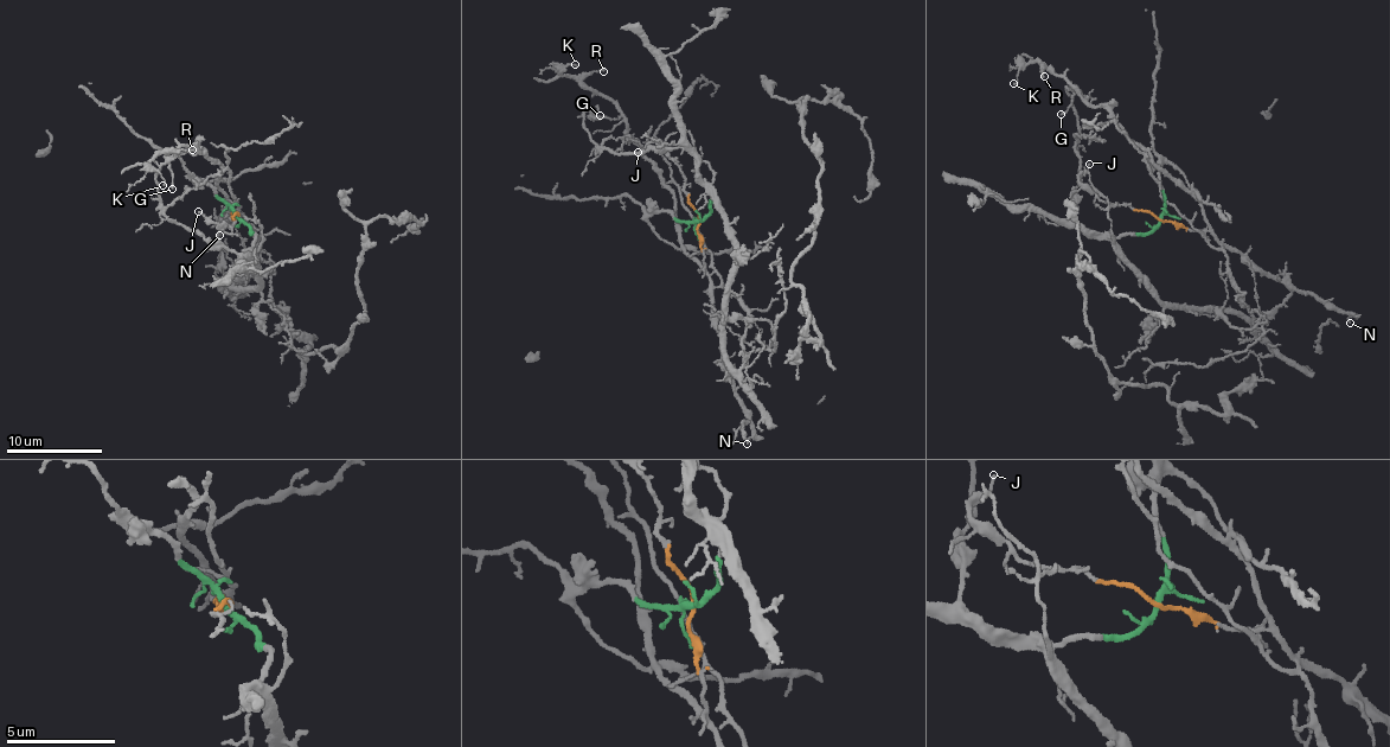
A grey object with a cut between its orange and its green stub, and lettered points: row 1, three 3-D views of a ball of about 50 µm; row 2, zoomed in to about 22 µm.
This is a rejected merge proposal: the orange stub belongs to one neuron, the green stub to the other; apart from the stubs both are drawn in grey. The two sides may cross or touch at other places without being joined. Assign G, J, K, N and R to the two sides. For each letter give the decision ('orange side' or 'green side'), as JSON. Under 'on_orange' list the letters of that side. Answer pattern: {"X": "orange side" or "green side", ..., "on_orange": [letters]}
{"G": "green side", "J": "orange side", "K": "orange side", "N": "orange side", "R": "orange side", "on_orange": ["J", "K", "N", "R"]}

